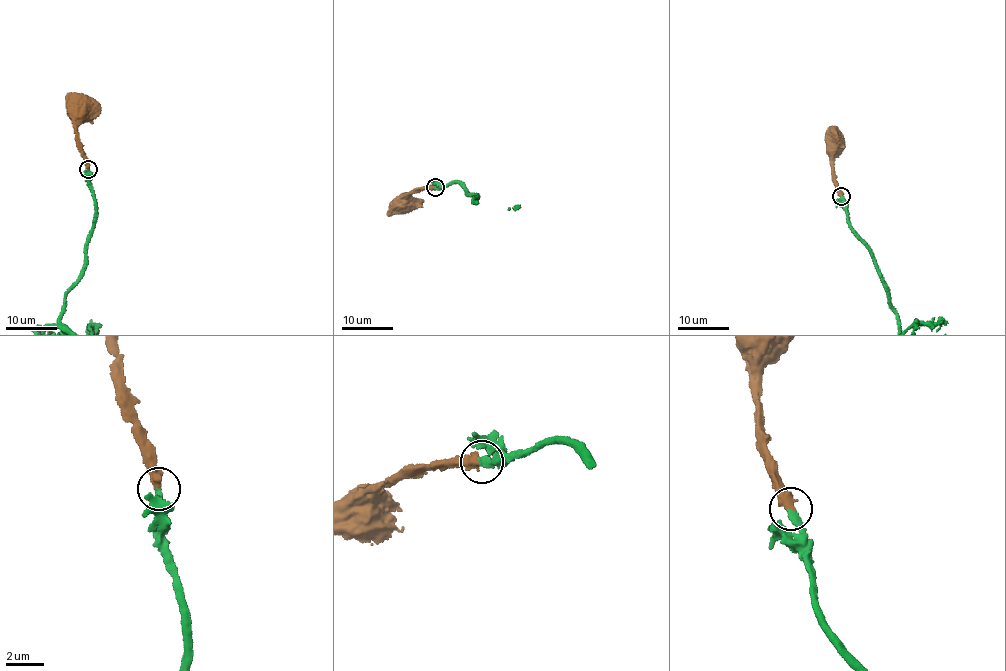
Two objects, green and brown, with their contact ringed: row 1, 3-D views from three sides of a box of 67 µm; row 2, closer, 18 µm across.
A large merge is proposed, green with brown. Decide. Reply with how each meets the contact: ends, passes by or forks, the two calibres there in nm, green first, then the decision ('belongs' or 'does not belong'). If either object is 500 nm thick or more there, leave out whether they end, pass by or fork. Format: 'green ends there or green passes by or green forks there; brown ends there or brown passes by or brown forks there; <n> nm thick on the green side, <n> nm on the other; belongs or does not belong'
green ends there; brown ends there; 380 nm thick on the green side, 480 nm on the other; belongs

